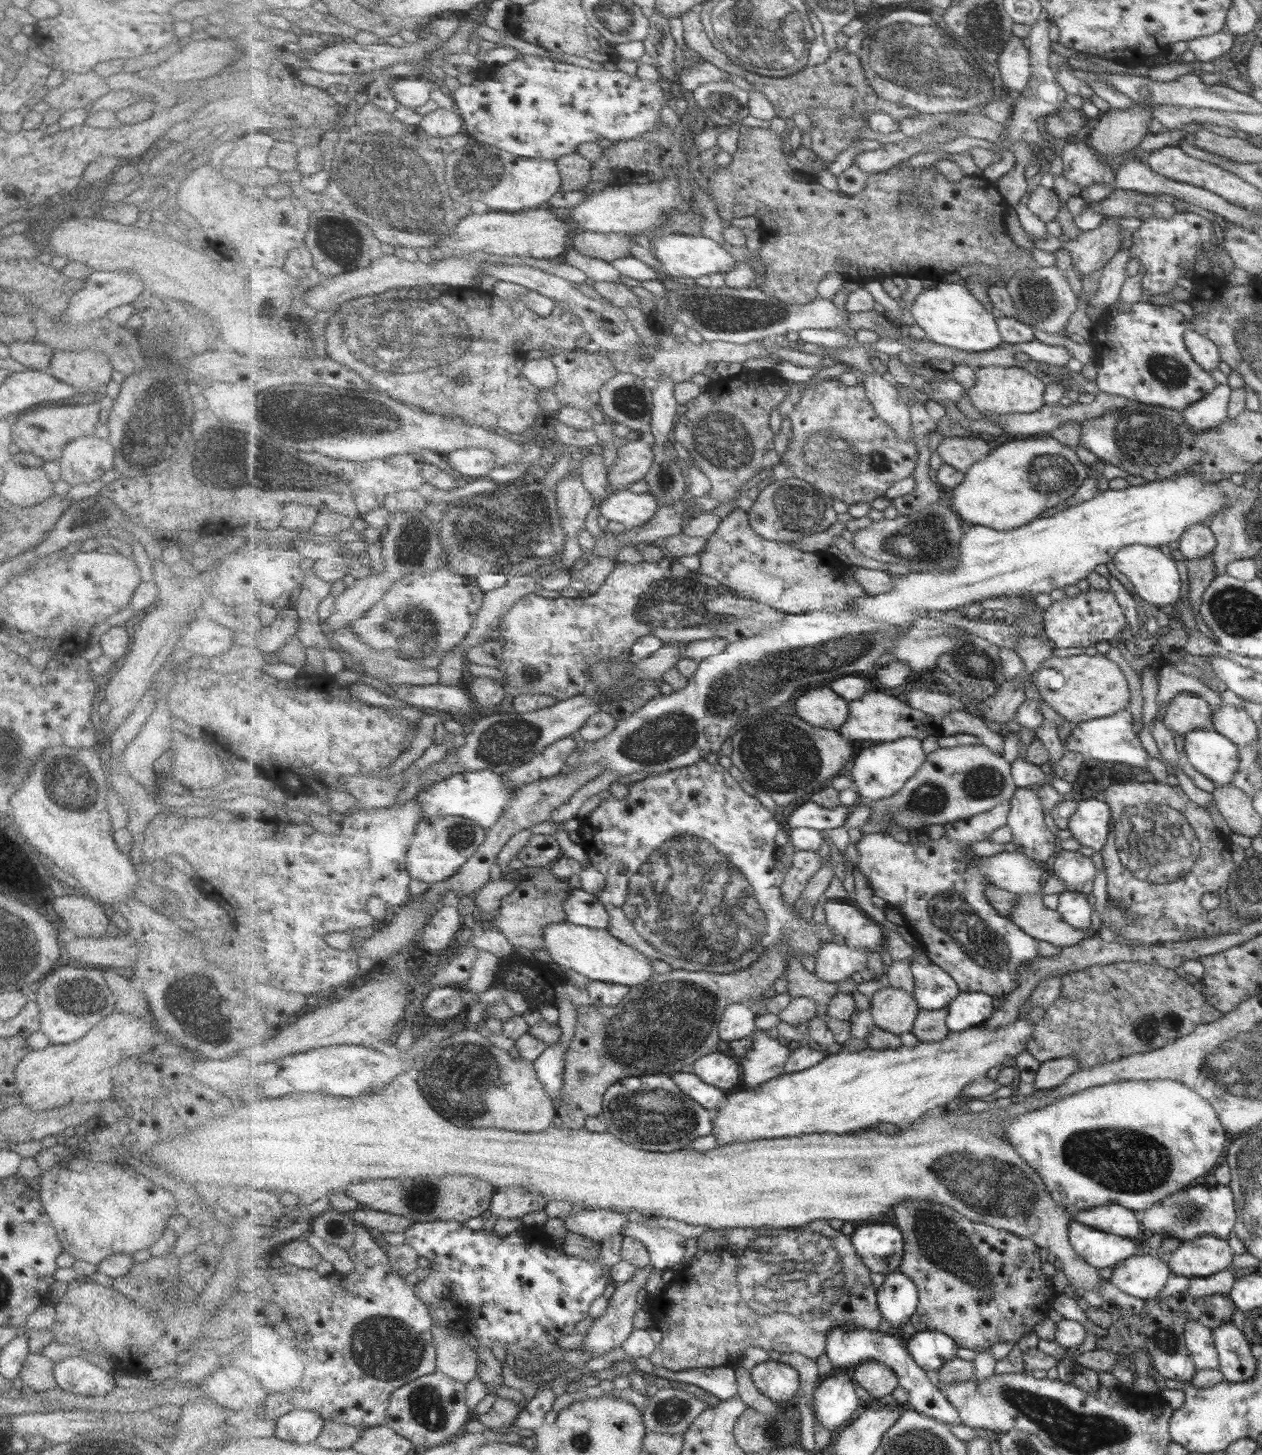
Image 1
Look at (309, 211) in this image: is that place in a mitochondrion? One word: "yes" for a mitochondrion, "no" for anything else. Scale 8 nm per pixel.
no

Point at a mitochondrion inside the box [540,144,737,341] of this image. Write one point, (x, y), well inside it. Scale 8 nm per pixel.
(676, 216)

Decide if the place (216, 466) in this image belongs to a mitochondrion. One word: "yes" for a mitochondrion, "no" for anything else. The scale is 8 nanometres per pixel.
yes

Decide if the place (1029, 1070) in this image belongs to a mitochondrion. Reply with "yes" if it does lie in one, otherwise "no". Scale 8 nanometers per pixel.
no

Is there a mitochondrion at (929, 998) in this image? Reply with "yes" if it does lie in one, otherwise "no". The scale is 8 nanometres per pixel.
no

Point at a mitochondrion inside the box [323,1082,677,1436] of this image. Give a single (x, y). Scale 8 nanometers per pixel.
(384, 1347)

